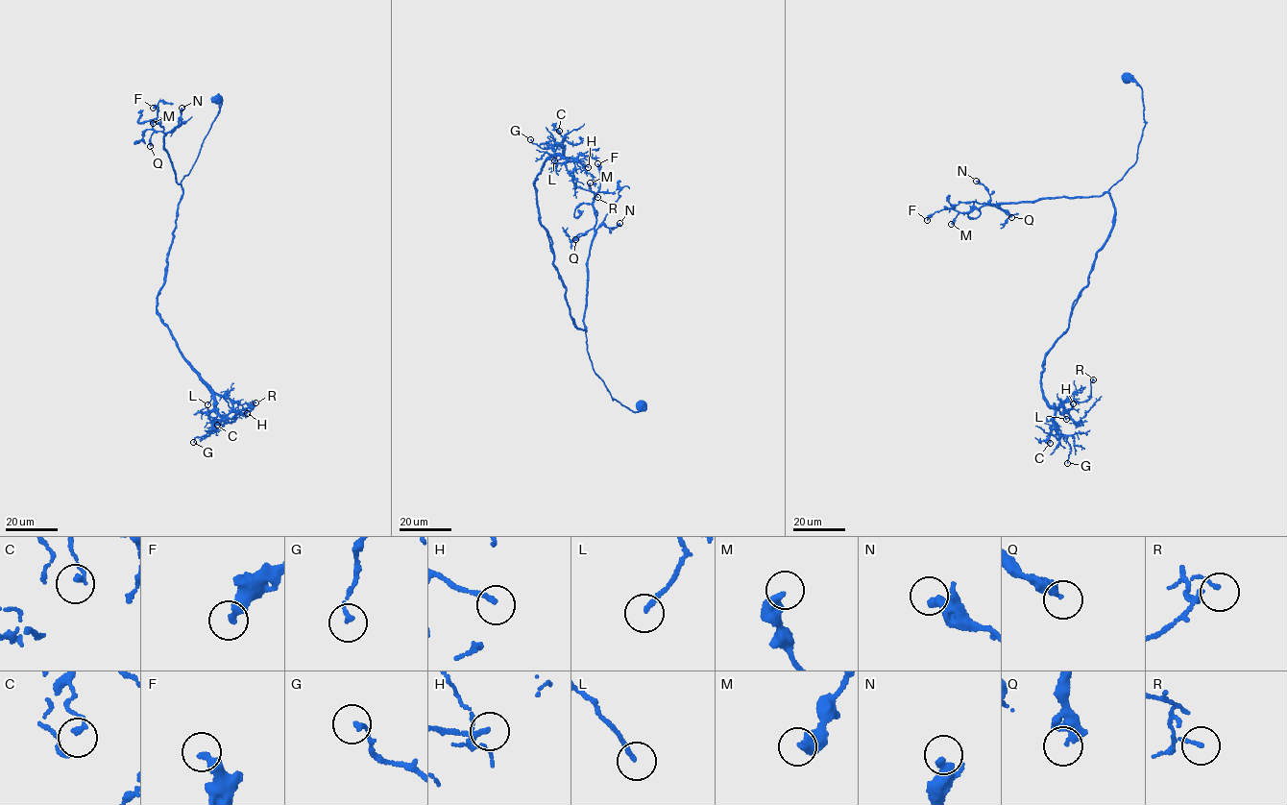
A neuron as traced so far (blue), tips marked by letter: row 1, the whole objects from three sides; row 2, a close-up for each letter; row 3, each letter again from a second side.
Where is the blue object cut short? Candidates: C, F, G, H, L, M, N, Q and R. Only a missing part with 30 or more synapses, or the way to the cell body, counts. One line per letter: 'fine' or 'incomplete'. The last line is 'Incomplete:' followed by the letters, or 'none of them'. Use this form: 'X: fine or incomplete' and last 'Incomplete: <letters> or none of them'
C: fine
F: fine
G: fine
H: fine
L: fine
M: fine
N: fine
Q: fine
R: fine
Incomplete: none of them

